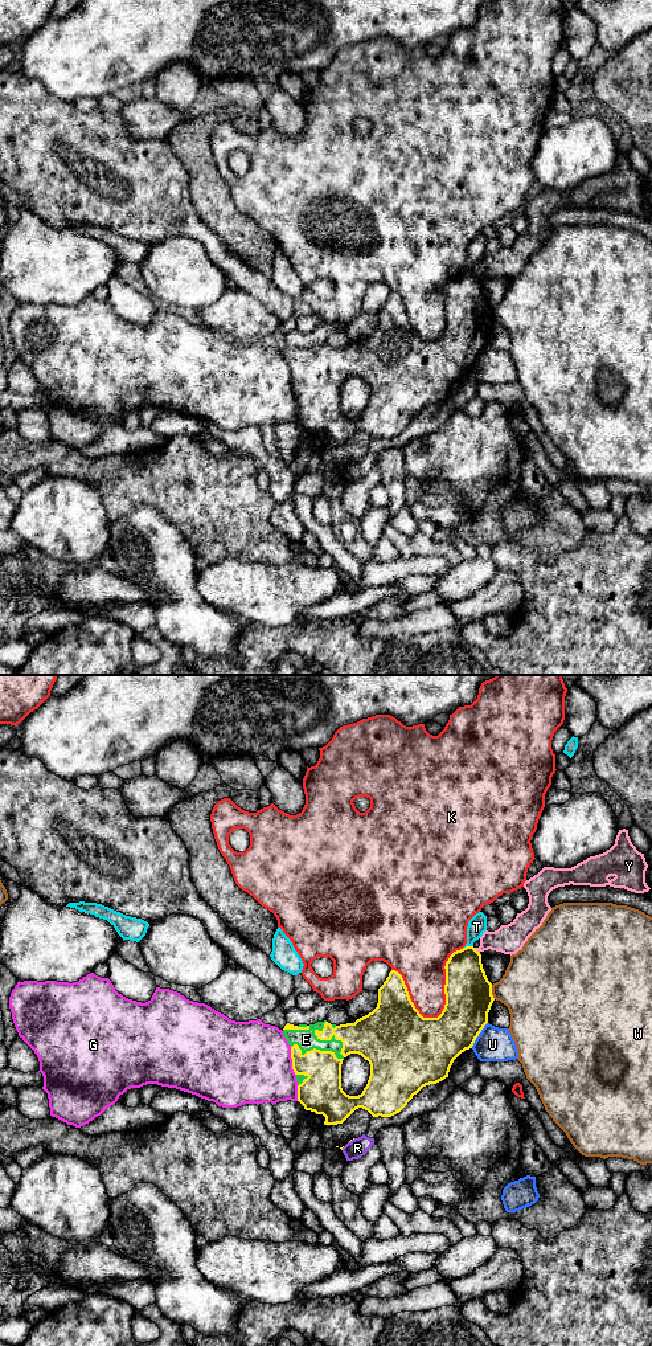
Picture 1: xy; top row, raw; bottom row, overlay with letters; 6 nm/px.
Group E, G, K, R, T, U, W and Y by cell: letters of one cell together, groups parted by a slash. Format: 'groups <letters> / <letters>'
groups E / G / K / R / T / U / W / Y

